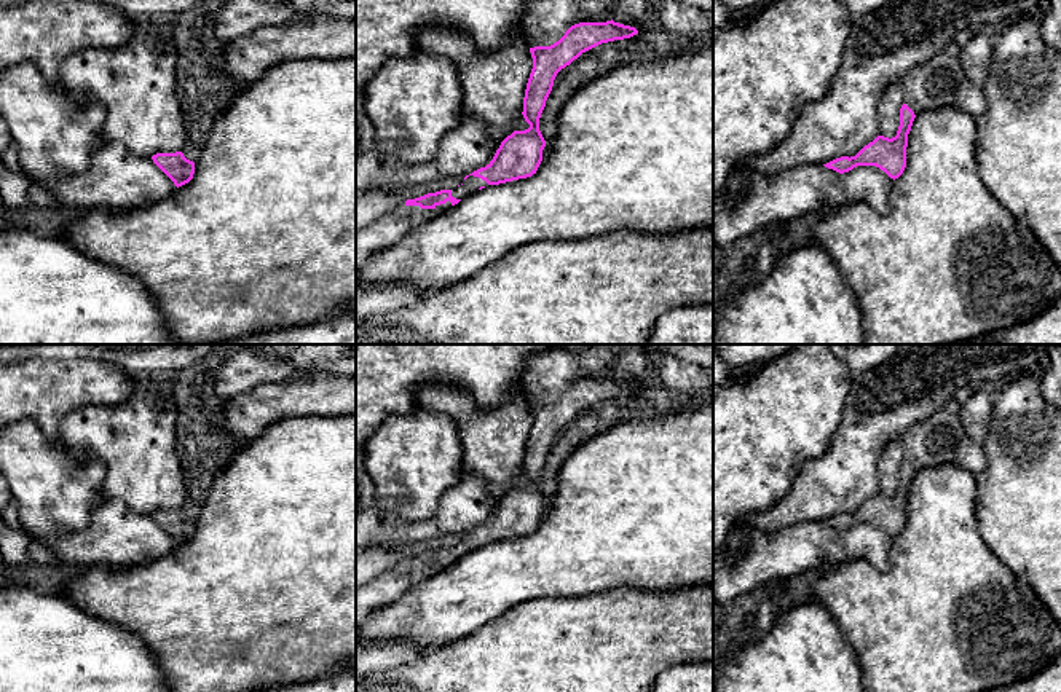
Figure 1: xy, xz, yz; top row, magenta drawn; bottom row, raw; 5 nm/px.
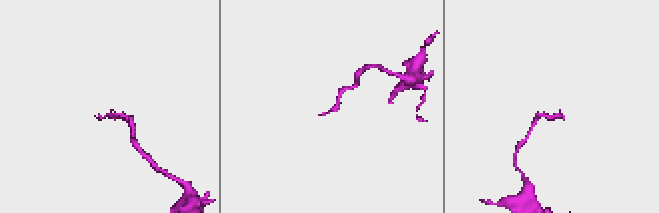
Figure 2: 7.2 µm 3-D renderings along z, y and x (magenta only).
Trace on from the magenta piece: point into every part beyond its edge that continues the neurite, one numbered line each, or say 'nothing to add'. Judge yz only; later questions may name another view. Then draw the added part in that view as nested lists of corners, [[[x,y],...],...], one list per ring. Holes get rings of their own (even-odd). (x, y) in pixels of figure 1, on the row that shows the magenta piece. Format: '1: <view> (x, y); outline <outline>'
1: yz (932, 85); outline [[[951,43],[900,80],[905,104],[914,115],[954,107],[956,91],[967,81],[959,54],[960,48]]]

